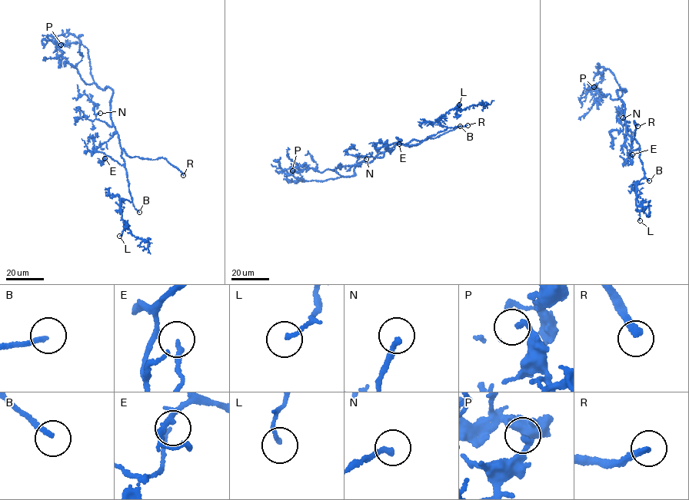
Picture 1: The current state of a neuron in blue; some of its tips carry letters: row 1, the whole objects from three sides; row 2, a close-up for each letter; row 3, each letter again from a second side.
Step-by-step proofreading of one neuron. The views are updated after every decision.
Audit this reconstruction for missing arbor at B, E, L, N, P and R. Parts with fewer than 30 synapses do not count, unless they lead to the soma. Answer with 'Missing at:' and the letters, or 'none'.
Missing at: B, N, R

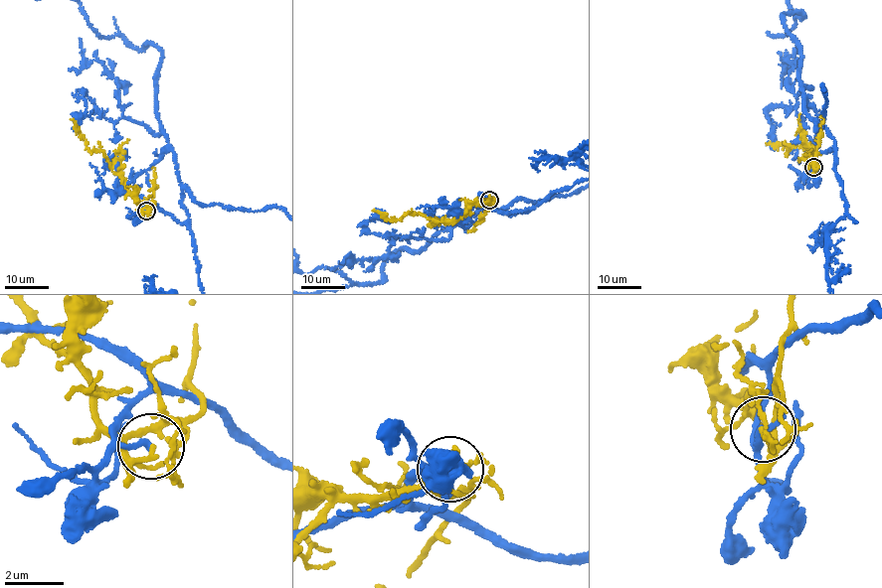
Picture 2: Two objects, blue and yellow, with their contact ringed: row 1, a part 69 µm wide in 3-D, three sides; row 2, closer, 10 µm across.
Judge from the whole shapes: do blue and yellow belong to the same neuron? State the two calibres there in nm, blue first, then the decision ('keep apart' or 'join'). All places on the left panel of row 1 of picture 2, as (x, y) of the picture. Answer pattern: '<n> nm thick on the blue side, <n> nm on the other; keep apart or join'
220 nm thick on the blue side, 150 nm on the other; keep apart

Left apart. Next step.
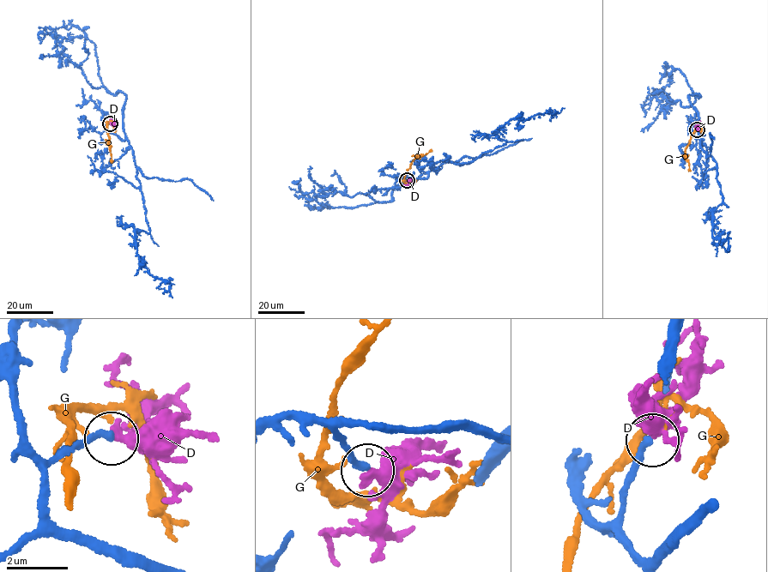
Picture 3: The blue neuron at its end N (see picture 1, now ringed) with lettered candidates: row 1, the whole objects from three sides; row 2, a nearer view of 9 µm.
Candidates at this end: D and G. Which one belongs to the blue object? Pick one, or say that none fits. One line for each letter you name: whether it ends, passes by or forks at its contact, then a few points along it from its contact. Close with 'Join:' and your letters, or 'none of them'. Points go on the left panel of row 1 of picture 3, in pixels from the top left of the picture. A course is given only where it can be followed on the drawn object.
D: it ends
Join: D

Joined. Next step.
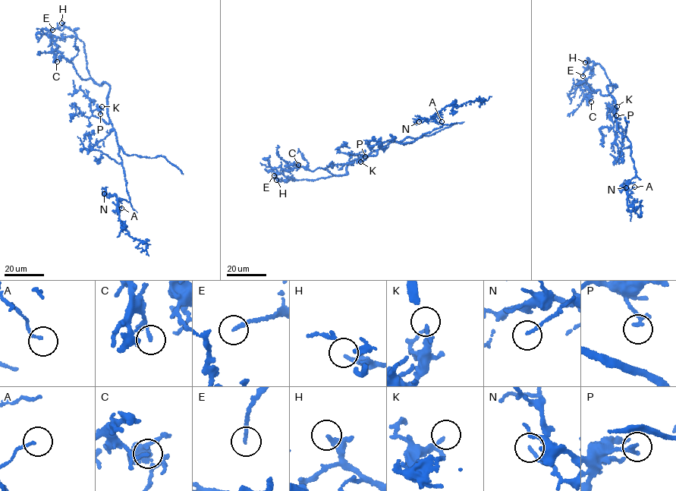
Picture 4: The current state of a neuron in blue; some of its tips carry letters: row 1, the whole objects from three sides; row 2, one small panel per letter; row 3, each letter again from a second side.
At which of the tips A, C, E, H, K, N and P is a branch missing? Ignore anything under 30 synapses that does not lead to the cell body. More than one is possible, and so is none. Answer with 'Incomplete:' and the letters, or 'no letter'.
Incomplete: E, H

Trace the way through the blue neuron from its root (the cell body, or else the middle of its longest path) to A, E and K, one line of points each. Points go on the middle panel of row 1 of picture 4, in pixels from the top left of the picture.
A: (382, 148), (391, 141), (410, 143), (424, 133), (443, 125), (433, 120), (435, 116), (441, 121)
E: (382, 148), (362, 162), (352, 161), (347, 165), (347, 173), (343, 175), (278, 182), (274, 175)
K: (382, 148), (375, 155), (357, 154), (360, 162)

